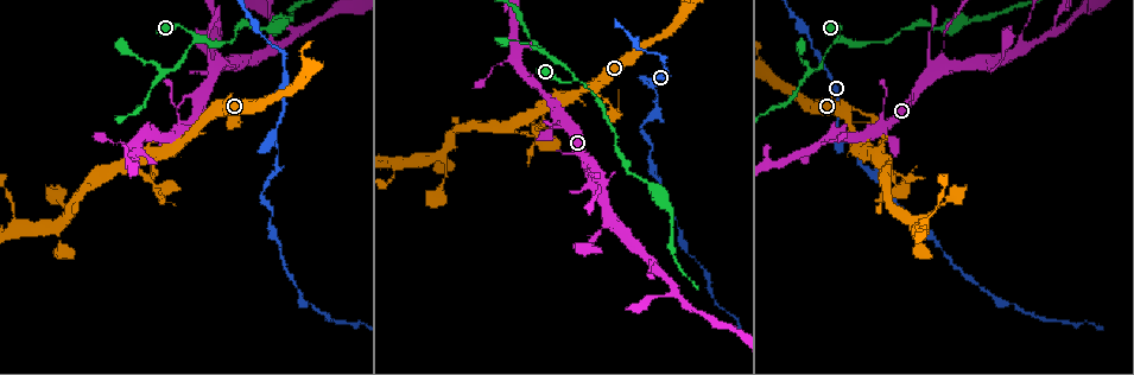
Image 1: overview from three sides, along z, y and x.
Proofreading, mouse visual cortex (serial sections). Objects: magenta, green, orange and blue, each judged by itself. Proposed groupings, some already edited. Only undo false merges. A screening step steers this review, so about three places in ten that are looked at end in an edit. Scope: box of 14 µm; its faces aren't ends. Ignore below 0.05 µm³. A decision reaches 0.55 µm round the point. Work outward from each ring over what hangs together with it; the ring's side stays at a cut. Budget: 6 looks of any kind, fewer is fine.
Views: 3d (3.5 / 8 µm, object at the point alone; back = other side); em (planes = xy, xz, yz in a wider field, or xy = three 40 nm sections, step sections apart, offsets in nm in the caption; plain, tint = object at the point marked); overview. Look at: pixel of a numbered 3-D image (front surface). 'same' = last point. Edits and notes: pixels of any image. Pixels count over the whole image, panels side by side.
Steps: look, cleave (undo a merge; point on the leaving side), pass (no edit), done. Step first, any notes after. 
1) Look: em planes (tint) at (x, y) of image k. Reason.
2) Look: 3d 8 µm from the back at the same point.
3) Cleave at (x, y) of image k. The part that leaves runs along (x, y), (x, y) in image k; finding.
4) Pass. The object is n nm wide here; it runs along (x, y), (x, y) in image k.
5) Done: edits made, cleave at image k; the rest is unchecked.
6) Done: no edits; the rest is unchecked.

Look: 3d 3.5 µm at (195, 36) of image 1. Three-way junction.

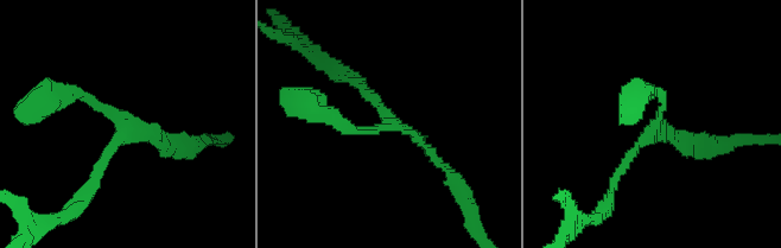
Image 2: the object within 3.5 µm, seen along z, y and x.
Look: em xy step 5 (tint) at (390, 126) of image 2. 3 arms meet here; the arms are 150, 150, 200 nm wide.

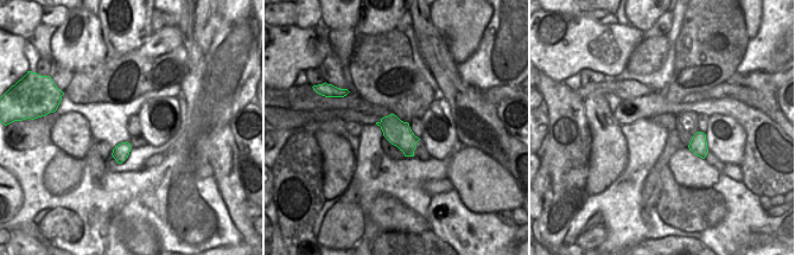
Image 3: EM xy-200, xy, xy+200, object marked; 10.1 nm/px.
Pass. The object is 260 nm wide here; it runs along (326, 113), (353, 131), (400, 127), (448, 170) in image 2; all the same cell.

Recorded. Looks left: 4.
Look: 3d 8 µm from the back at (544, 55) of image 1. A fork.

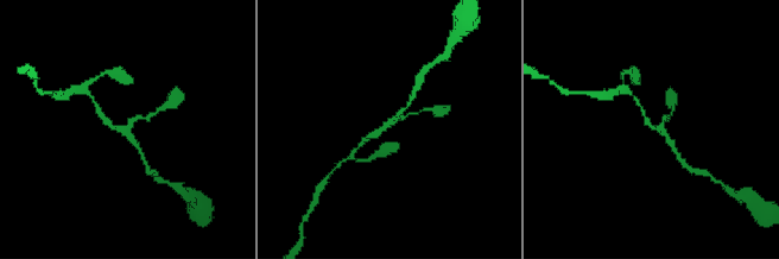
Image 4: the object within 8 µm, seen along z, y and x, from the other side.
Look: 3d 3.5 µm at (657, 130) of image 4. Zoom in.

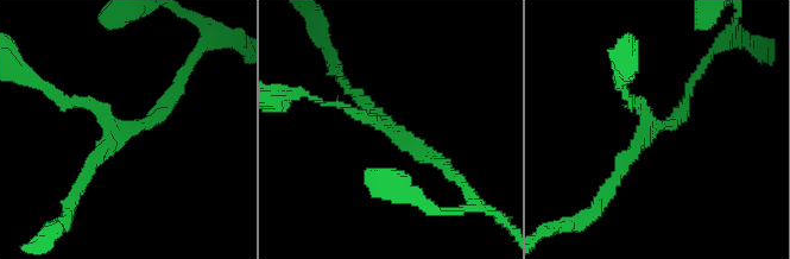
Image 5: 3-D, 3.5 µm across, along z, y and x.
Look: em xy step 2 (tint) at (659, 125) of image 5. 3 arms meet here; the arms are 150, 150, 200 nm wide.

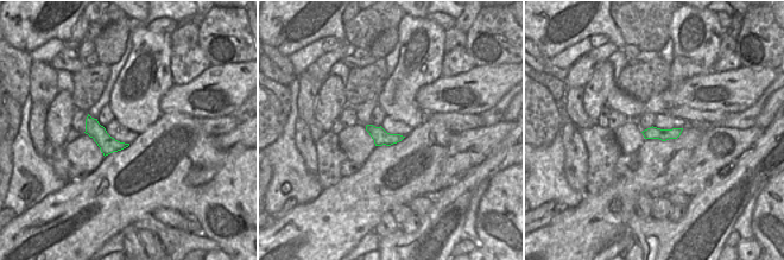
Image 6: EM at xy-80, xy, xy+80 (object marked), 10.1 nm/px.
Pass. The object is 160 nm wide here; it runs along (177, 83), (83, 178) in image 5; continuous, no second cell.

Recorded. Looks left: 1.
Done: no edits; the rest is unchecked.

